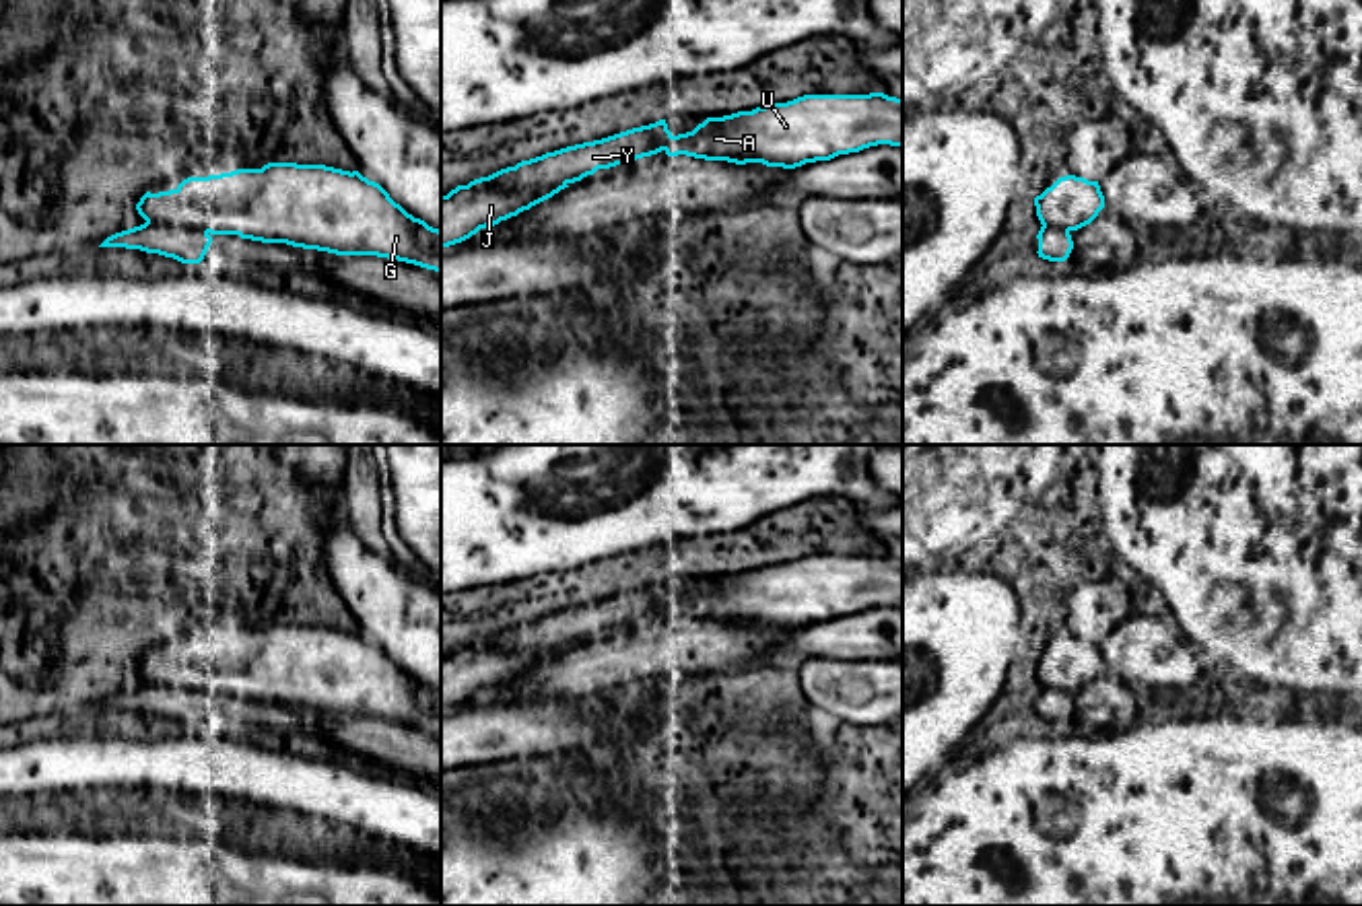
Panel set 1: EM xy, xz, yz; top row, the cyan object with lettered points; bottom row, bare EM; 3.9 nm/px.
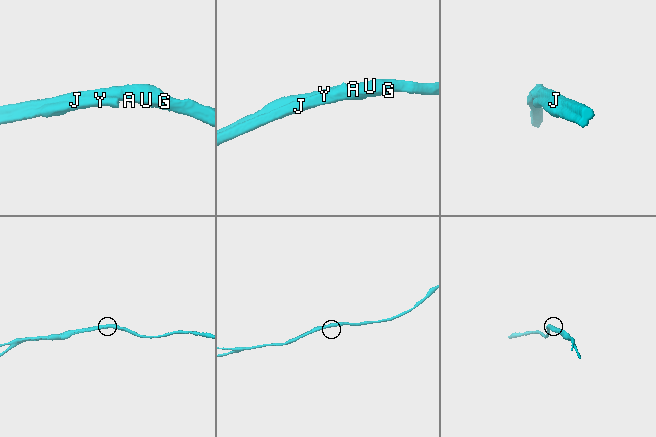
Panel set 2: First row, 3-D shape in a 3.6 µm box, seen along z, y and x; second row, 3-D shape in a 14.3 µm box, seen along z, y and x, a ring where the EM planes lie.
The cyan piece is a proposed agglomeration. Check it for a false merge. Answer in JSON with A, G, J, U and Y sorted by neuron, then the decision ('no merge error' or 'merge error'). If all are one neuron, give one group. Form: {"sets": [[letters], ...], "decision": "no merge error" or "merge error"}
{"sets": [["A", "G", "J", "U"], ["Y"]], "decision": "merge error"}

